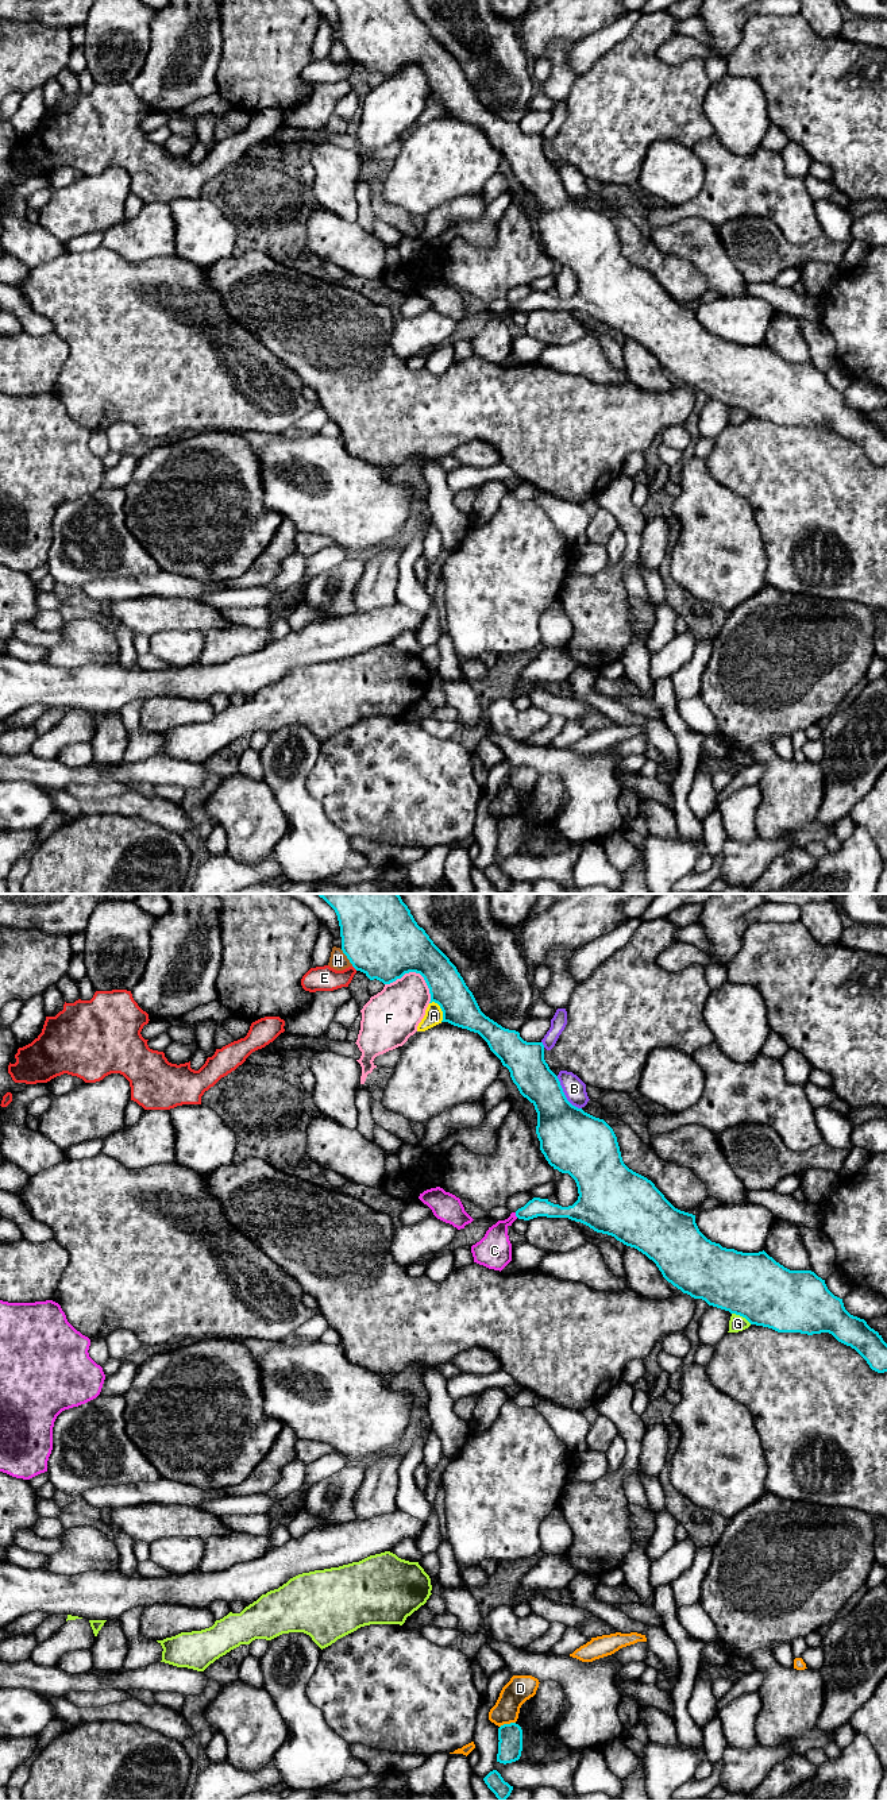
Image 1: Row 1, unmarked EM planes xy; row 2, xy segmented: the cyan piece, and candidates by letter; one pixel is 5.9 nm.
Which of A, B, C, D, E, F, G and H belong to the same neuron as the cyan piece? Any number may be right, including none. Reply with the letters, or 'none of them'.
C

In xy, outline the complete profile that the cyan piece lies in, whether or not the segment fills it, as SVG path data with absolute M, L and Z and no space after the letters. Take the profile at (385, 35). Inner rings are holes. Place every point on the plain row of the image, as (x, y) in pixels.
M408 0L332 1L340 19L342 43L356 63L383 77L409 65L420 66L429 81L429 96L437 96L443 104L441 115L478 126L487 135L490 143L509 162L520 186L535 198L536 227L545 252L576 275L579 289L572 298L562 300L548 292L533 290L508 312L489 320L485 329L471 339L474 355L501 365L512 354L508 320L517 311L568 311L637 342L656 356L668 375L694 392L702 392L709 398L745 410L751 417L778 425L829 425L838 435L855 441L872 463L887 464L887 436L882 428L864 412L851 408L842 392L828 382L825 373L811 363L790 363L764 343L743 346L711 335L699 324L695 308L675 301L651 273L629 262L622 254L613 221L603 212L567 193L558 169L544 153L543 135L527 135L518 124L505 122L486 109L456 59L417 18Z

